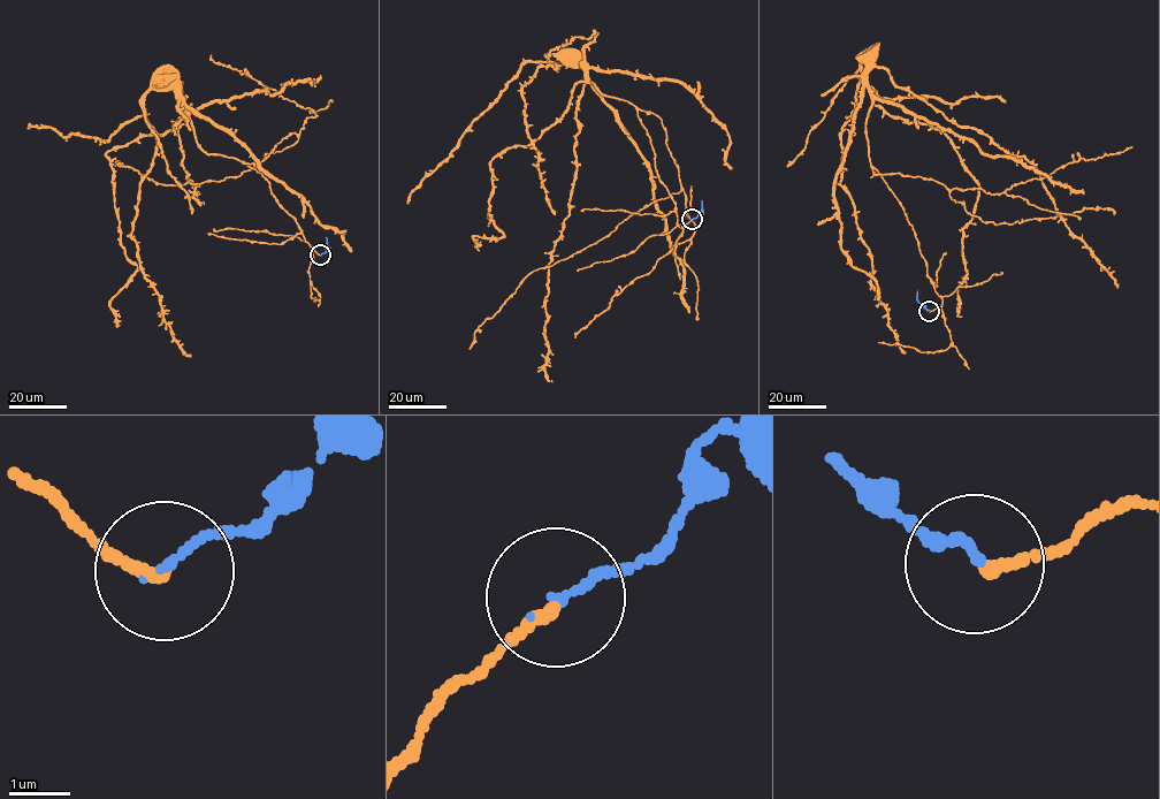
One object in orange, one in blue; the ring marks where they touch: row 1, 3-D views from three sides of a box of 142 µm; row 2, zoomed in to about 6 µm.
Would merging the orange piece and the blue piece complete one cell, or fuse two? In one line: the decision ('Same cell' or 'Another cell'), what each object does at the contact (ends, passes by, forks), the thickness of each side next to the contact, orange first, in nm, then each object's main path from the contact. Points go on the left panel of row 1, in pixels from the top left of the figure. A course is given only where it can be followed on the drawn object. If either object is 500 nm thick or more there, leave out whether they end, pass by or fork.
Same cell. At the ring orange ends. At the ring blue ends. Thickness 190 nm (orange) against 130 nm. Course of orange: (320, 255), (262, 174), (203, 150), (182, 98), (150, 89), (155, 156), (131, 235), (162, 321), (190, 356). Course of blue: (320, 255), (328, 249), (326, 237)

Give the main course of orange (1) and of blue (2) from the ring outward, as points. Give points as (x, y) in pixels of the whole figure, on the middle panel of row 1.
1: (692, 220), (677, 222), (634, 105), (552, 54), (557, 68), (539, 67), (521, 96), (554, 214)
2: (692, 219), (701, 212), (701, 200)

